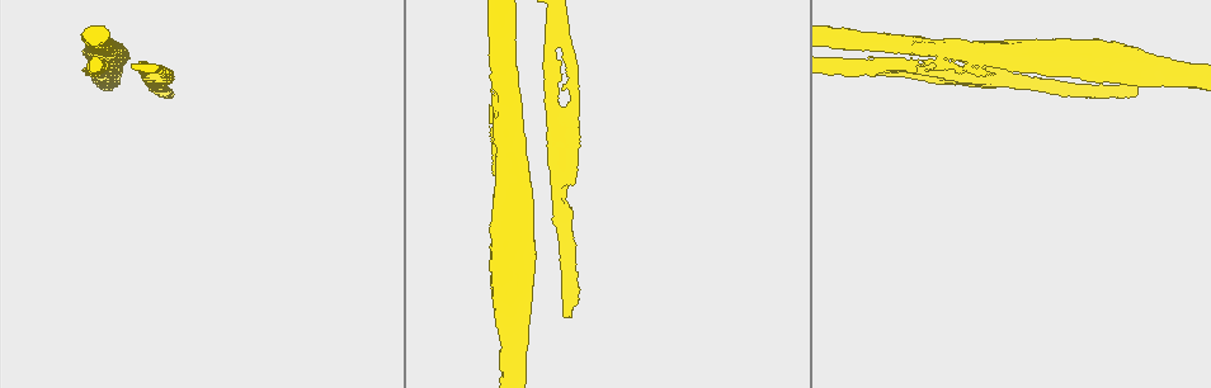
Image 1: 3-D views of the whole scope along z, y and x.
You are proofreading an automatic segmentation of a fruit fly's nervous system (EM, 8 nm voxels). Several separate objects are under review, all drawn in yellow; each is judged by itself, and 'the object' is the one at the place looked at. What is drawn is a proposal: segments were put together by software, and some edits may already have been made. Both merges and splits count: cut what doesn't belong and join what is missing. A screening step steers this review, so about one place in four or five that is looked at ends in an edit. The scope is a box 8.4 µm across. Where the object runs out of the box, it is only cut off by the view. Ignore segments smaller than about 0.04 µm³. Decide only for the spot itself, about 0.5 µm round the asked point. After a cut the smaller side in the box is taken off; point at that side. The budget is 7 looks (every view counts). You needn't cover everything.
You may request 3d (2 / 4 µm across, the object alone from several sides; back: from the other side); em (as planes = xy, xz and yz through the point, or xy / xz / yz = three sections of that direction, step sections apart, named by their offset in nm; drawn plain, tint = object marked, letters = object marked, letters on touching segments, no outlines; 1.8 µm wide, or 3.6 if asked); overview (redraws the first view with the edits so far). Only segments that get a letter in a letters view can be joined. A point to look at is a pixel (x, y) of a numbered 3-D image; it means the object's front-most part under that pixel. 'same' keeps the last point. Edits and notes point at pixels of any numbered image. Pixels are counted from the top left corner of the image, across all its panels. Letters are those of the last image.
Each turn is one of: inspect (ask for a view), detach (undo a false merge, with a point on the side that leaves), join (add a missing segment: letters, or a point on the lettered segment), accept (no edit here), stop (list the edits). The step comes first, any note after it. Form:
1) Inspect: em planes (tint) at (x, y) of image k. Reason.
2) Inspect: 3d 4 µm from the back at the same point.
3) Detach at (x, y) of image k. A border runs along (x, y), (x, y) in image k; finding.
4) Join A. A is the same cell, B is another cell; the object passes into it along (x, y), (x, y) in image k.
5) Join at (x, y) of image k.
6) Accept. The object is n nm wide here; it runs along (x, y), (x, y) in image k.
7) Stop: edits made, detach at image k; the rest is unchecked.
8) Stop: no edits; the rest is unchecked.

Inspect: 3d 2 µm from the back at (562, 316) of image 1. Branch stops here.

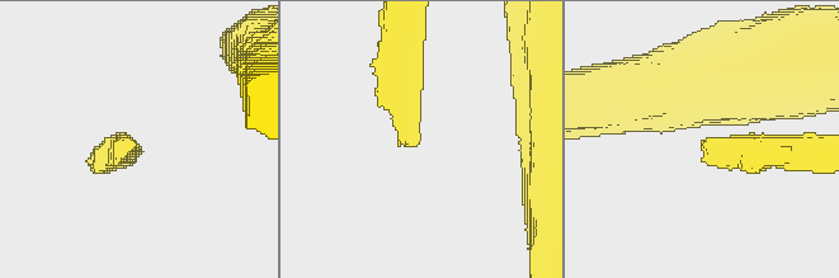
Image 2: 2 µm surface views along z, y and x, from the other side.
Inspect: em planes (letters) at (132, 142) of image 2. Shape alone is not enough.

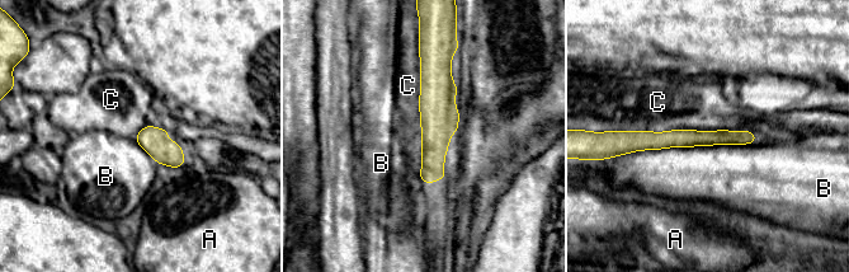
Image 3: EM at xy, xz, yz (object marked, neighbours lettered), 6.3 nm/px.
Accept. The object is 110 nm wide here; A, B and C are other cells; it runs along (430, 59), (434, 149), (428, 179) in image 3; no lettered segment goes on from it.

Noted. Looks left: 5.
Inspect: 3d 4 µm at (559, 146) of image 1. Calibre changes.

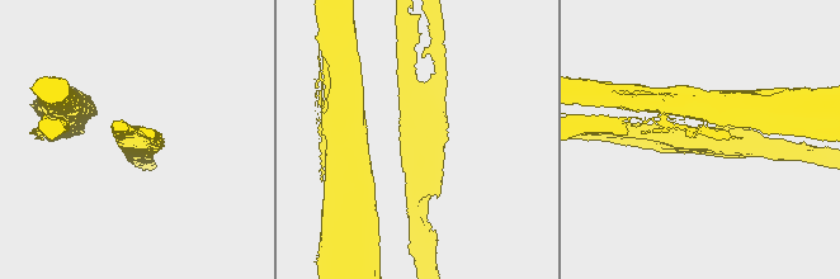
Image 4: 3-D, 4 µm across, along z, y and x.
Inspect: em 3.6 µm yz step 16 (tint) at (697, 138) of image 4.

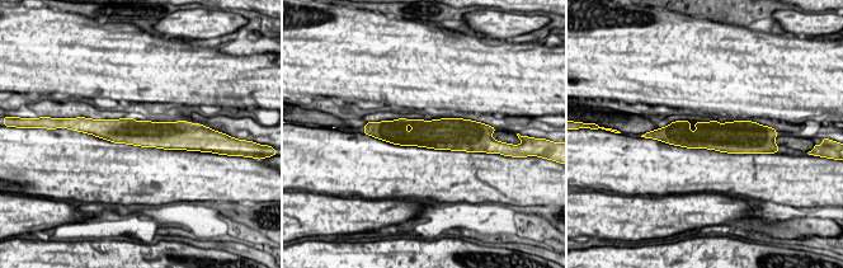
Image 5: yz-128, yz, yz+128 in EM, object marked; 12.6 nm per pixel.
Inspect: em 3.6 µm yz step 16 (letters) at the same point.

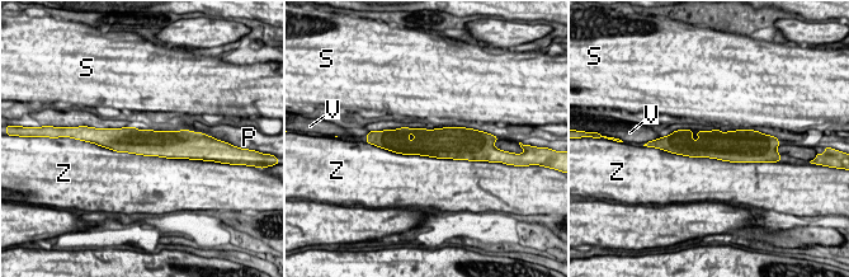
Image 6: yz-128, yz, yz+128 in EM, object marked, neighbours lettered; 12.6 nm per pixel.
Accept. The longest contact is with Z, 1100 nm; P, S, V and Z are other cells; a border runs along (383, 148), (404, 154), (467, 160) in image 6; continuous, no second neuron.

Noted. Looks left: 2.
Stop: no edits; the rest is unchecked.

